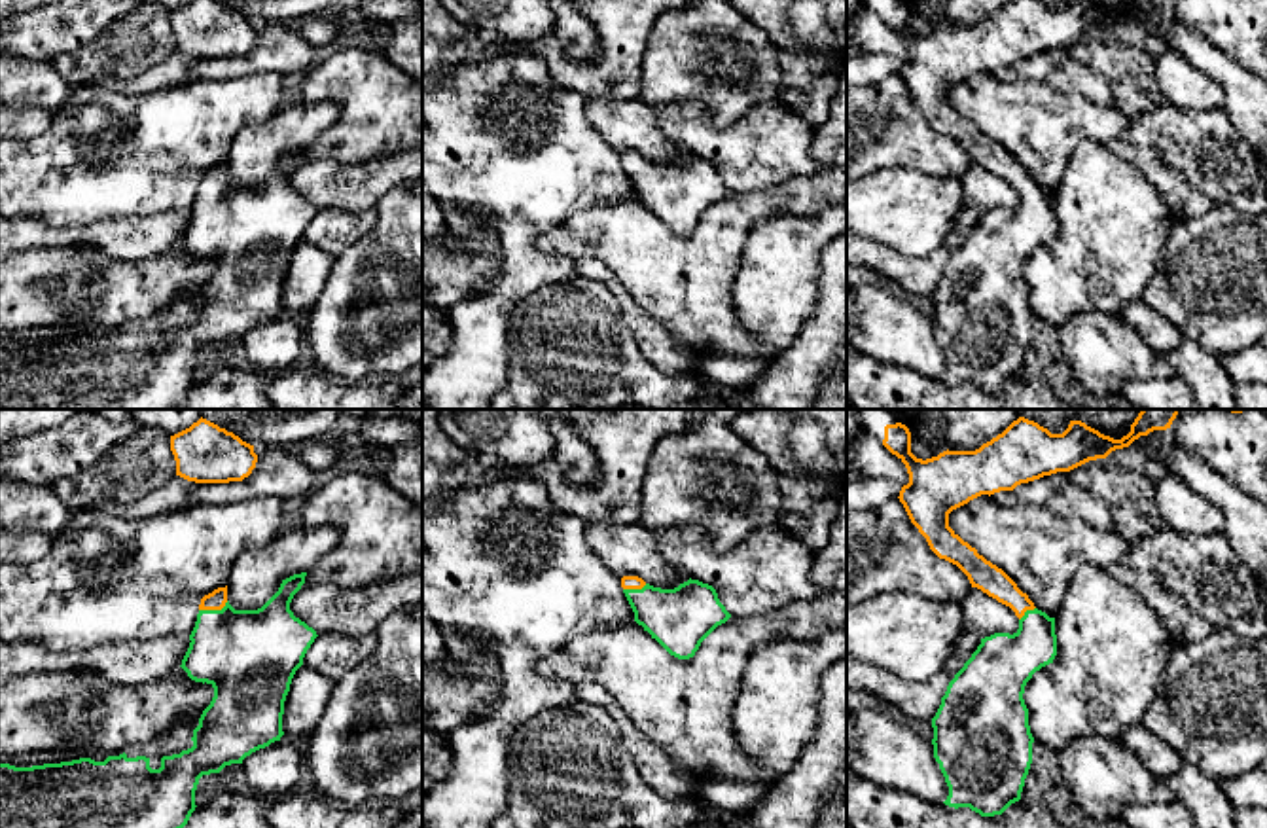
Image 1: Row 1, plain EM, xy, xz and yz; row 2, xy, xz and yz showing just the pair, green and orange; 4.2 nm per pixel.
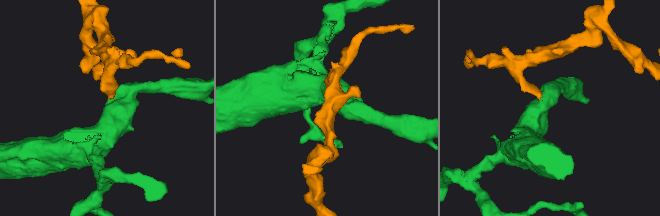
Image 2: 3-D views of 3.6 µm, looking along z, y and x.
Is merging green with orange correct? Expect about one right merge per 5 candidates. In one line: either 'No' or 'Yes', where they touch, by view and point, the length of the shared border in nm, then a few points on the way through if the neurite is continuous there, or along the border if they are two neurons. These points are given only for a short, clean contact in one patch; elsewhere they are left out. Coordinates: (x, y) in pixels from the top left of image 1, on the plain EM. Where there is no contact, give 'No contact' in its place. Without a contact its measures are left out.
Yes. Touches green at xy (213, 186). Shared border 130 nm. Path across: xy (249, 232), (218, 201), (213, 186), (218, 173)

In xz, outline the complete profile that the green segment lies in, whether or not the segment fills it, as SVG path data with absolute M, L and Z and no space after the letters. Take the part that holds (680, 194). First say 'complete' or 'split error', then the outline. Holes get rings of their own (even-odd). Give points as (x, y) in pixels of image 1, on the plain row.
split error; M623 152L621 163L634 197L678 235L693 233L701 218L731 193L716 165L699 155L661 165L638 152Z

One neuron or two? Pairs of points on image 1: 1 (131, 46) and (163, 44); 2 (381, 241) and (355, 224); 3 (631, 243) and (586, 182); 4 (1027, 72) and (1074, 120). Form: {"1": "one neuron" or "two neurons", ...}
{"1": "one neuron", "2": "two neurons", "3": "two neurons", "4": "two neurons"}

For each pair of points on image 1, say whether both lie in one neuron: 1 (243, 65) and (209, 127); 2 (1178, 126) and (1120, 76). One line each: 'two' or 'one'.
1: two
2: two

